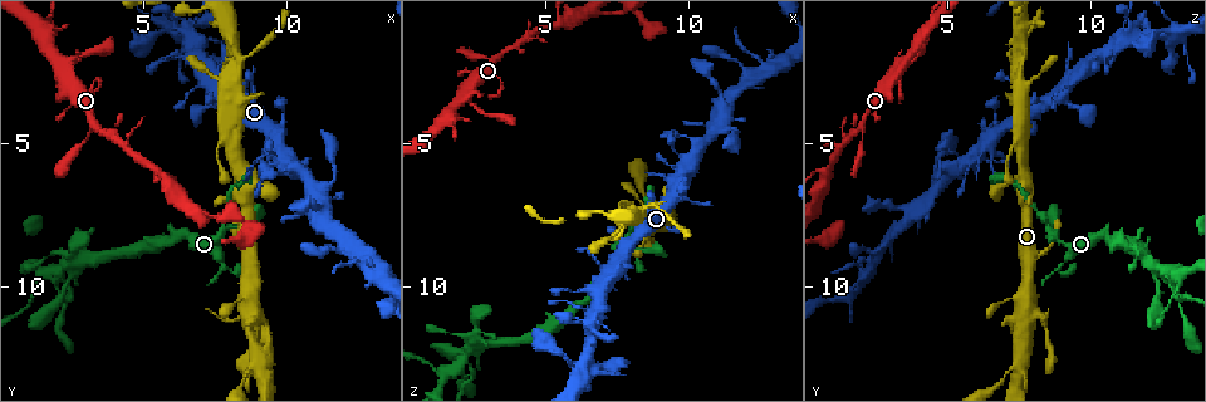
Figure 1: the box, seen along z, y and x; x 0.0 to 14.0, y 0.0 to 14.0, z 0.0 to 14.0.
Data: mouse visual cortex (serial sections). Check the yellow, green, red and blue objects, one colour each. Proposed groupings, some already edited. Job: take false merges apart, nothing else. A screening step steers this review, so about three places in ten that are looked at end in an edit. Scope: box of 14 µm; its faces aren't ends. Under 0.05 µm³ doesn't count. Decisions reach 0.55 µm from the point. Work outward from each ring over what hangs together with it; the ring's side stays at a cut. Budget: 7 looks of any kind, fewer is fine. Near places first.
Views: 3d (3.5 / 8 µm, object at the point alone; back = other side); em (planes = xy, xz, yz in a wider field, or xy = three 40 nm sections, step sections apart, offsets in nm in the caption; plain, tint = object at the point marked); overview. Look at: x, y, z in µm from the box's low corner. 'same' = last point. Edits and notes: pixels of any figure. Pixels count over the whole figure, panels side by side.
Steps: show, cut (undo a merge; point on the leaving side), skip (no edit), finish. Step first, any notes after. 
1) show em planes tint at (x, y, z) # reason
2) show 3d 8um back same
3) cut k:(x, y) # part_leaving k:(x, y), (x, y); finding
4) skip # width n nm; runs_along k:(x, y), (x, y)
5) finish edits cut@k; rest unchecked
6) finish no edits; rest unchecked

show 3d 3.5um at (8.4, 2.3, 7.5) # side arm on a straight run

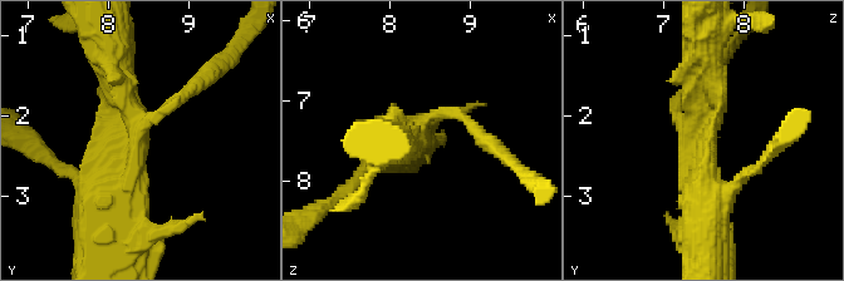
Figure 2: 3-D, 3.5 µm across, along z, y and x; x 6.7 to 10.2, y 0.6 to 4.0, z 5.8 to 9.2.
show em xy step 5 tint at (8.35, 2.25, 7.45)

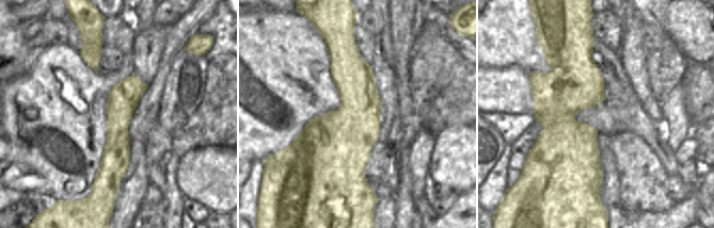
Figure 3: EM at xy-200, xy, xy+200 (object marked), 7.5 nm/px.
skip # runs_along 2:(99, 212), (135, 146), (111, 58); all the same cell

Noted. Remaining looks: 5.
show 3d 3.5um at (3.1, 4.8, 2.0) # three arms meet

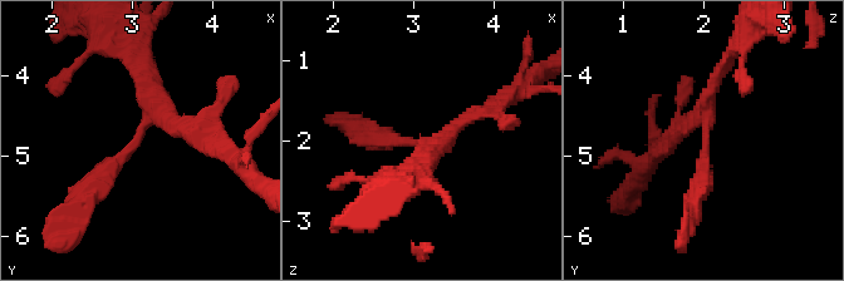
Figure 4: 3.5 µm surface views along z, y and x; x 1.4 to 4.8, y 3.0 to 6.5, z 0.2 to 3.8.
skip # arm_widths 200, 200, 250 nm; runs_along 4:(140, 69), (151, 119), (82, 203); all the same cell

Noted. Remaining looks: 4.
show 3d 3.5um back at (6.3, 1.2, 12.7)

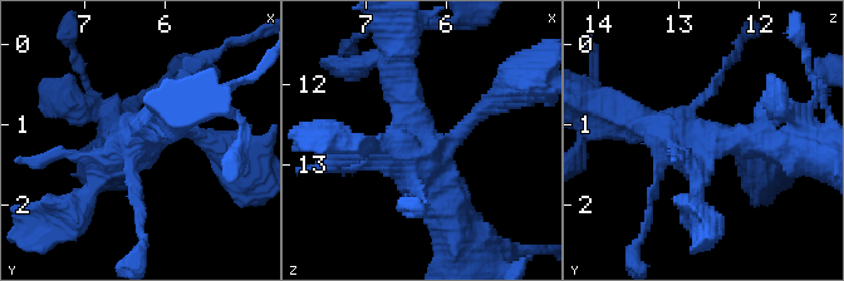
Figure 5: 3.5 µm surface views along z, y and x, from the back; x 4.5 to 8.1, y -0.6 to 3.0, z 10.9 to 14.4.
skip # runs_along 5:(393, 73), (451, 217); continuous, no second cell

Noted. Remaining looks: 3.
finish no edits; rest unchecked

